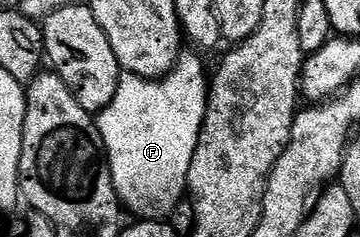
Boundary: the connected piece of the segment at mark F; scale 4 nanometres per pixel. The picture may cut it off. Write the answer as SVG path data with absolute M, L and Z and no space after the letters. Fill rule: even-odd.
M185 51L177 59L177 65L165 77L122 76L115 99L104 111L96 114L95 124L109 155L109 166L113 176L113 186L117 200L126 210L129 209L141 219L157 219L165 213L180 197L187 193L187 175L191 171L191 159L195 159L195 147L203 127L203 119L209 102L210 78L201 63L202 54Z

